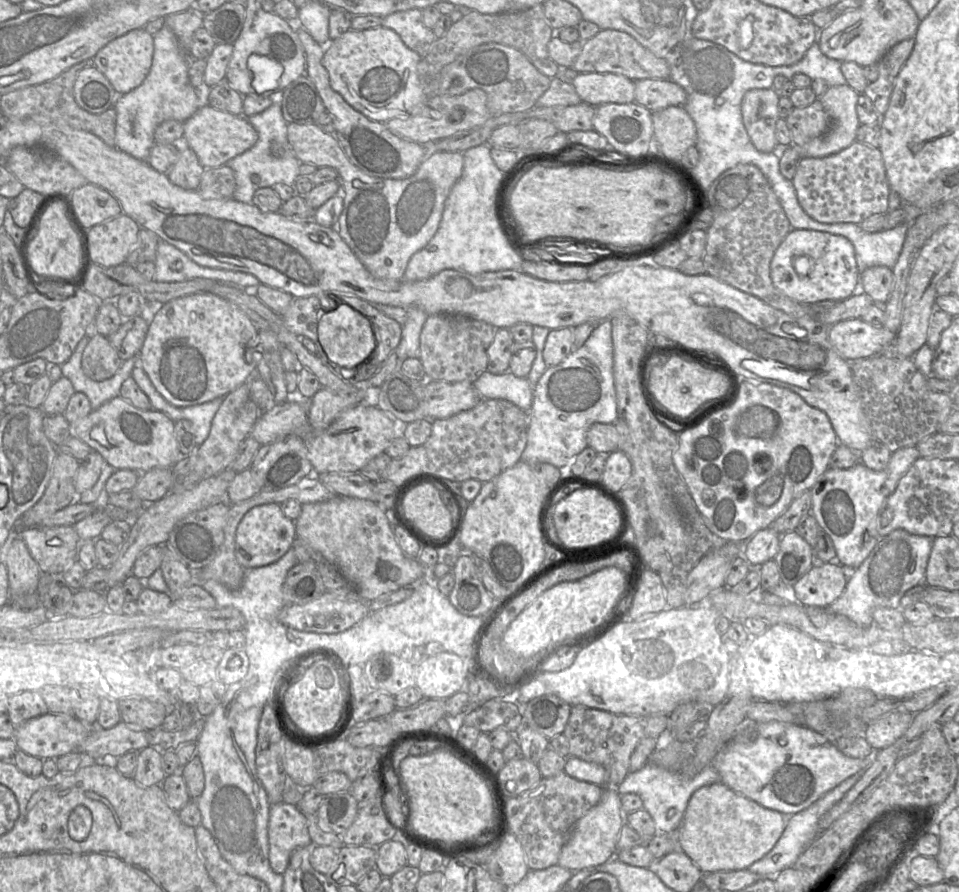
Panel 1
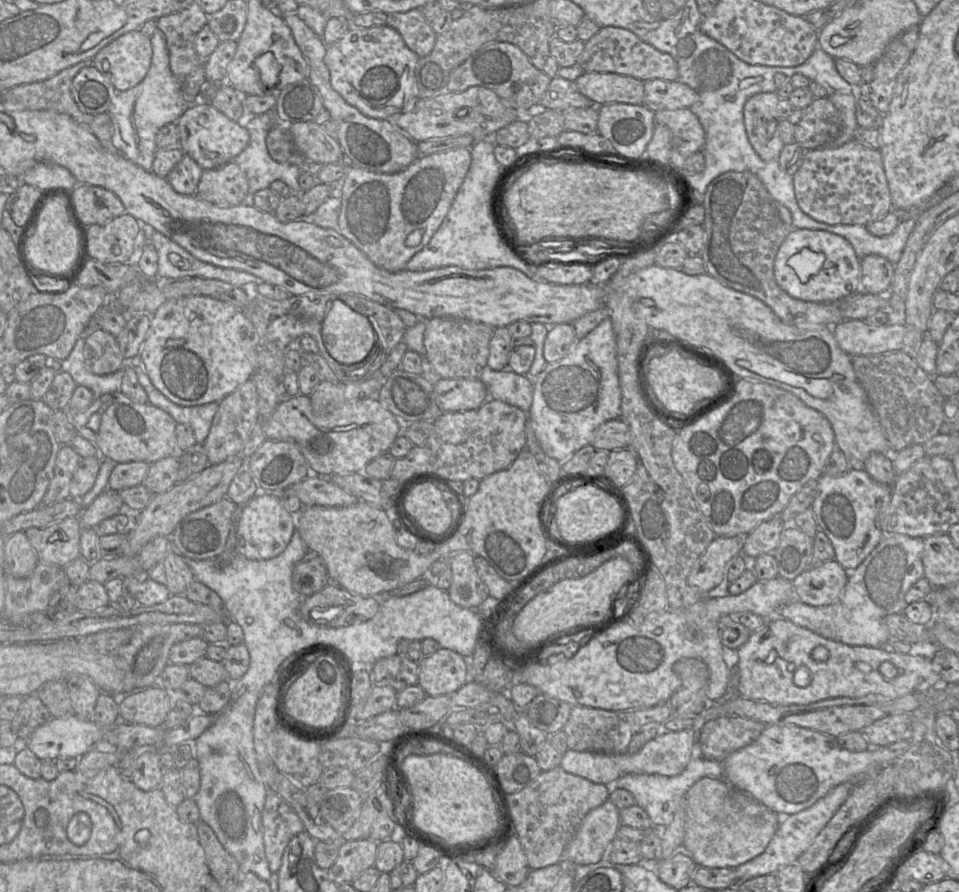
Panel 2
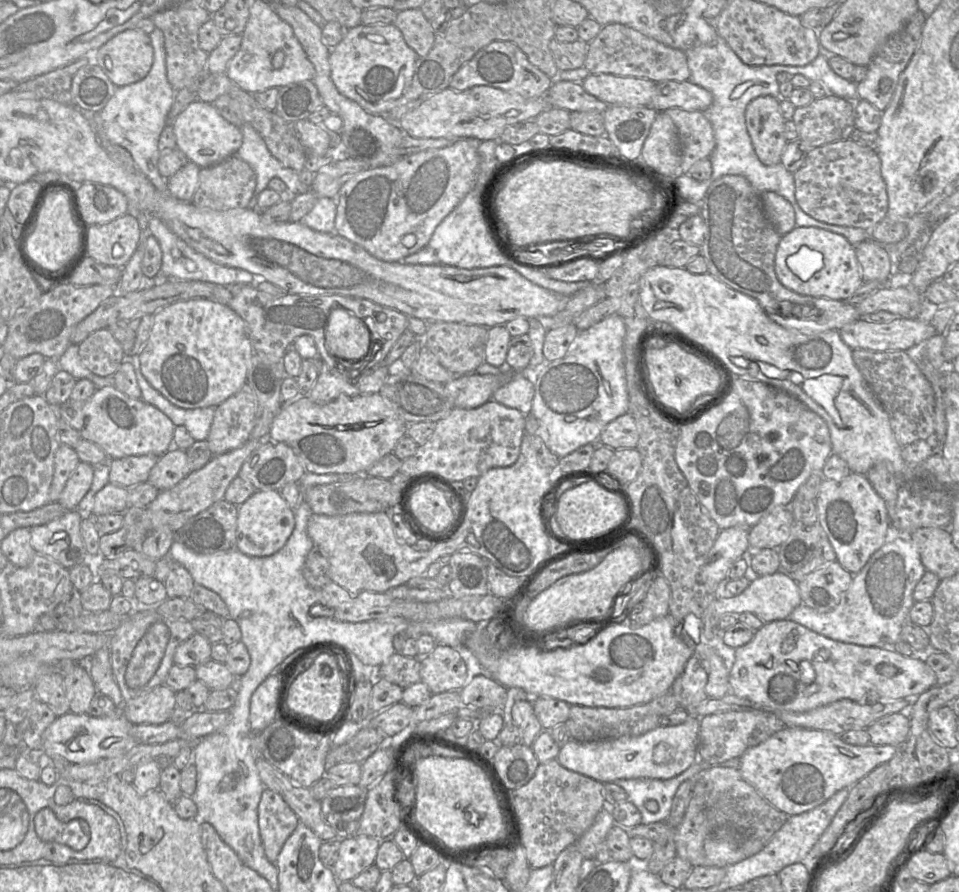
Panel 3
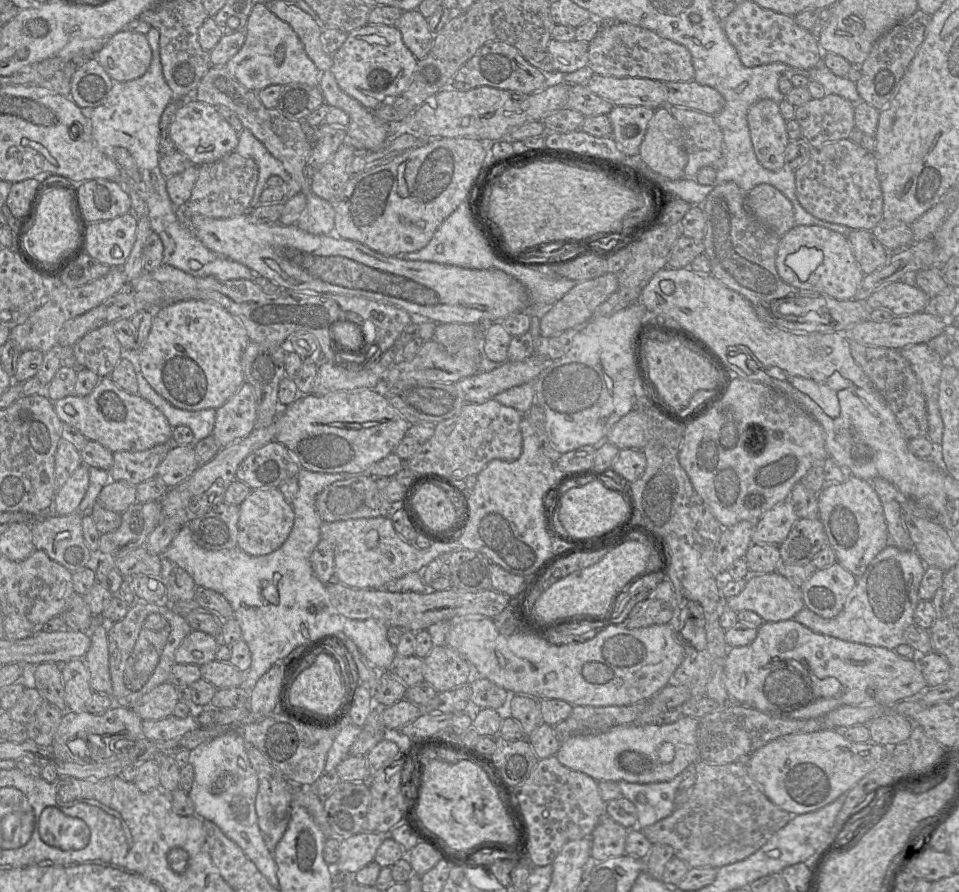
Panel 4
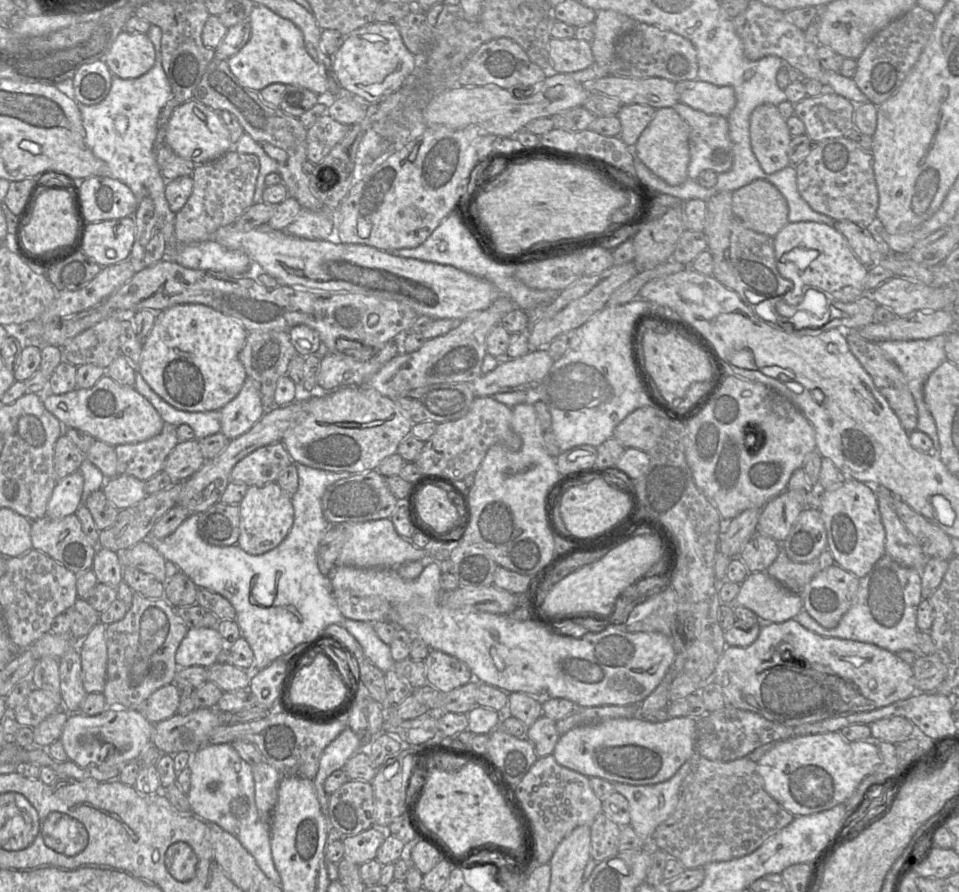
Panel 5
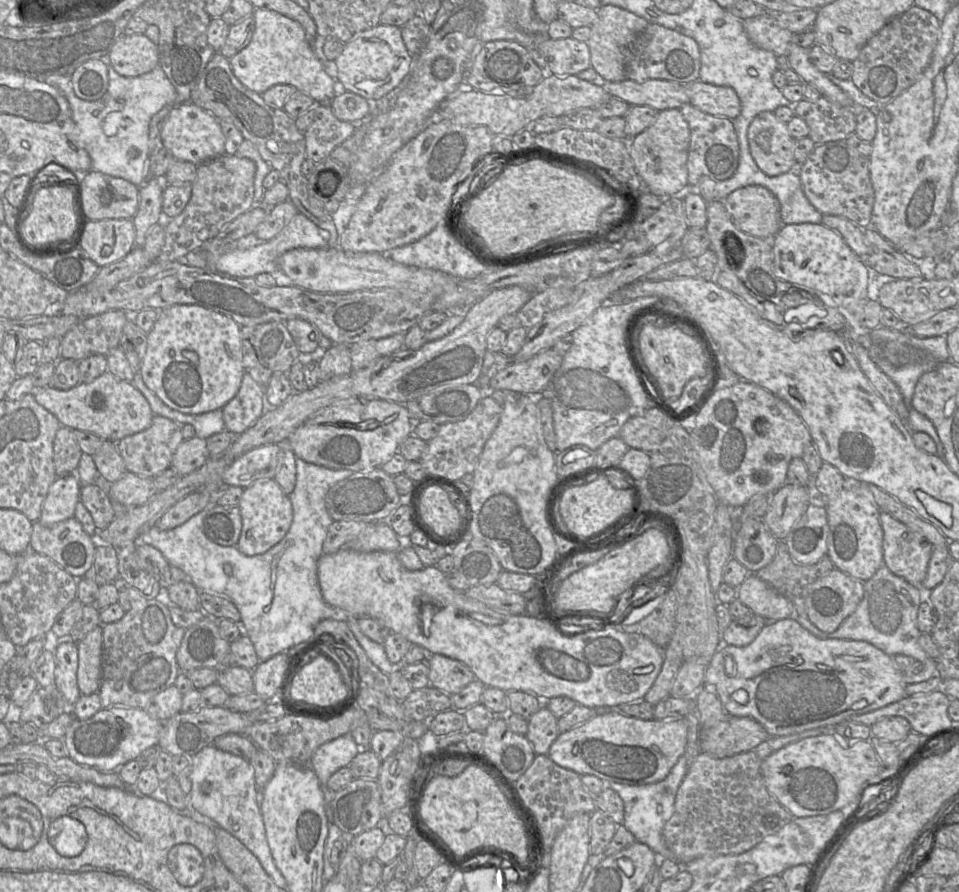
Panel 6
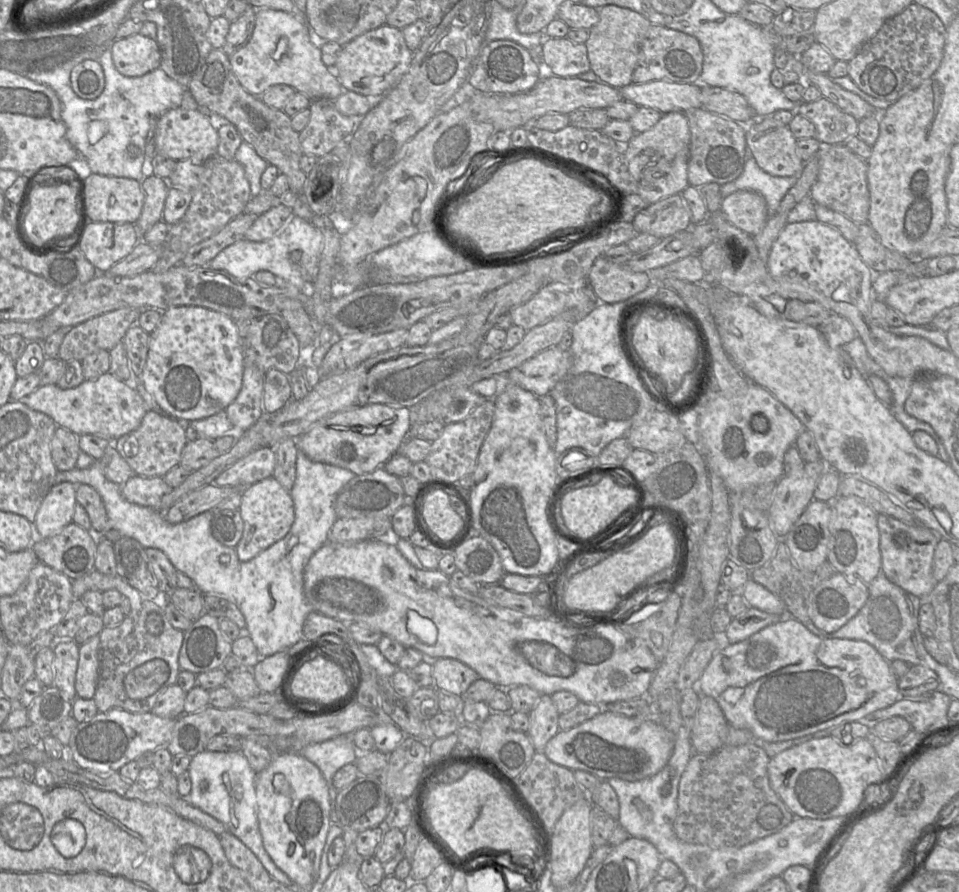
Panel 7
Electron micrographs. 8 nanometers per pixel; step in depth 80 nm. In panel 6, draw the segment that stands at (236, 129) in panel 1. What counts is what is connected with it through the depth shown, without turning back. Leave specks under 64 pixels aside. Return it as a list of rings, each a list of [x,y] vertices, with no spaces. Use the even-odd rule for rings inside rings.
[[[192,102],[174,105],[162,127],[162,146],[171,152],[175,160],[195,165],[225,155],[225,137],[219,120]]]

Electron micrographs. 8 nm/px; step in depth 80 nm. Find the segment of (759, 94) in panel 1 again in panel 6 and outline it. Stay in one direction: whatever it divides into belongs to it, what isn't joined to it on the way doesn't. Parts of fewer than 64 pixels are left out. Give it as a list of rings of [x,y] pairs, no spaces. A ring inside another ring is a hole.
[[[764,111],[756,115],[748,128],[751,155],[758,168],[770,177],[775,177],[797,167],[794,156],[795,139],[788,131],[787,123],[777,118],[774,112]]]

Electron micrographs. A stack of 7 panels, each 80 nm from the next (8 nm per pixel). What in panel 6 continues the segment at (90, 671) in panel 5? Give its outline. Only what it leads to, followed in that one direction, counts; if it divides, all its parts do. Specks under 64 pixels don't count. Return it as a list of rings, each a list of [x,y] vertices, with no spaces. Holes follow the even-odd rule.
[[[103,625],[91,630],[77,645],[77,682],[81,696],[97,693],[102,681]]]

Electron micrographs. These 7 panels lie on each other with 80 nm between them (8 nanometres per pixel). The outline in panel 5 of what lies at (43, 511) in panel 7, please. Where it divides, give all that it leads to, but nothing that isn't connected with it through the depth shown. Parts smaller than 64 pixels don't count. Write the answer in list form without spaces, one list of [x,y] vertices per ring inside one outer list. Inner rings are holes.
[[[78,470],[58,481],[47,504],[46,516],[62,519],[80,507],[84,478]]]

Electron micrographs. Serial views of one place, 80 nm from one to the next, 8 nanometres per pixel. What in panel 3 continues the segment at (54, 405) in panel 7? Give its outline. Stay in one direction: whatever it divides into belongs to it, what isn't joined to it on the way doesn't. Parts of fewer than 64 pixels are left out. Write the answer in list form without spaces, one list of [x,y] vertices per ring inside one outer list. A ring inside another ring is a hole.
[[[113,386],[97,389],[94,394],[85,401],[68,399],[65,403],[56,407],[59,417],[64,419],[72,428],[77,430],[83,439],[95,443],[104,450],[108,460],[124,458],[127,456],[155,455],[162,456],[173,446],[175,425],[162,411],[142,399],[133,399]],[[68,409],[75,410],[74,415],[68,413]]]

